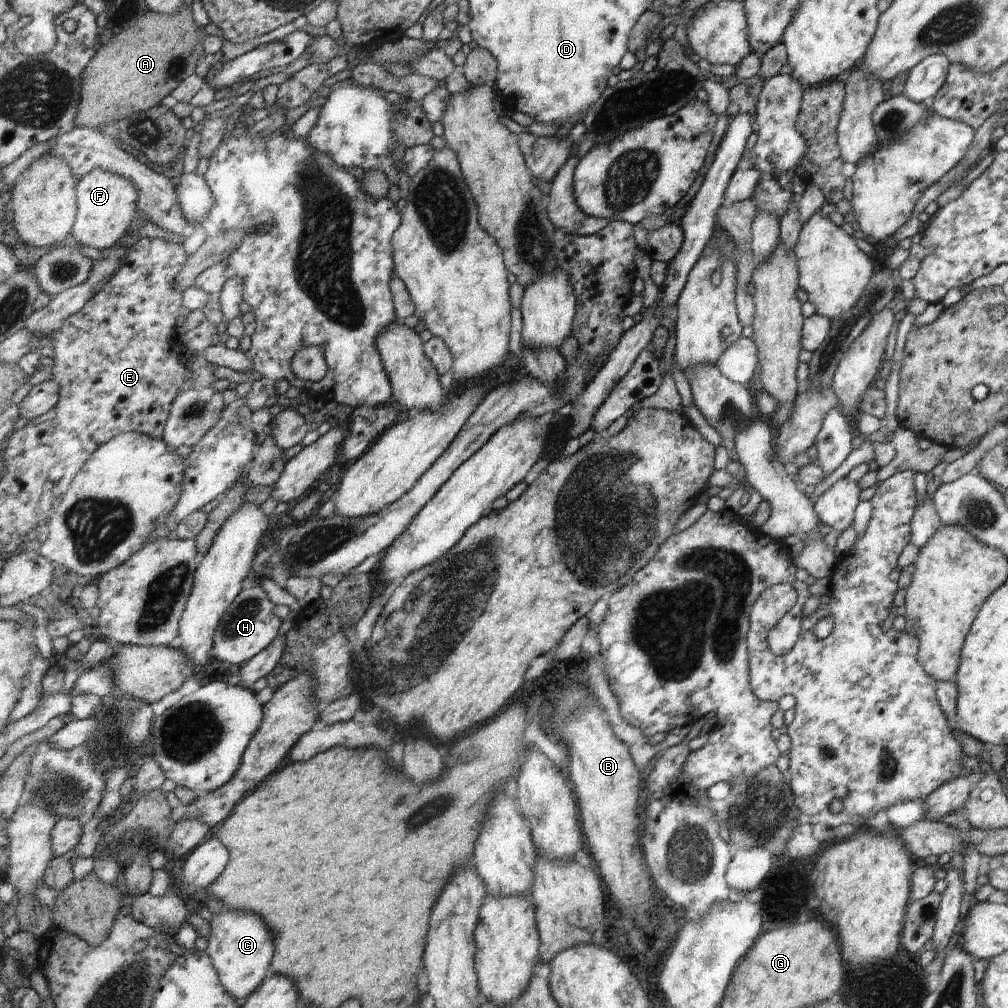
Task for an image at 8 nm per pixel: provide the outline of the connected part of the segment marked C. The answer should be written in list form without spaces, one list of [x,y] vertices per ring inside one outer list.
[[[222,909],[220,913],[213,914],[210,923],[212,931],[207,952],[220,973],[221,982],[236,999],[248,998],[273,971],[271,960],[275,956],[275,946],[269,926],[261,916],[239,909]]]

